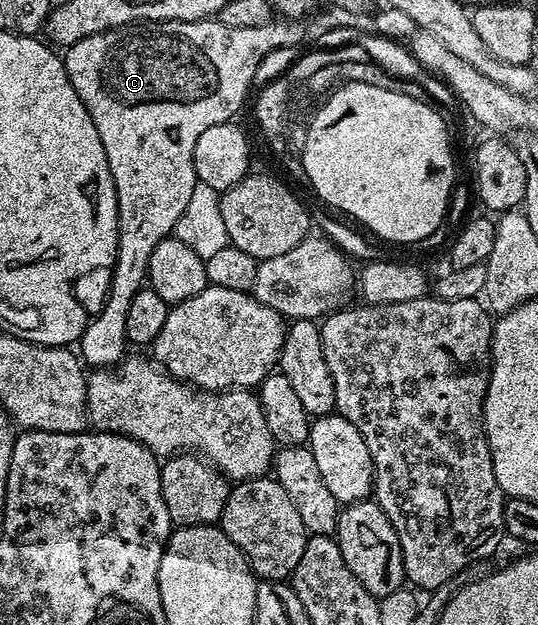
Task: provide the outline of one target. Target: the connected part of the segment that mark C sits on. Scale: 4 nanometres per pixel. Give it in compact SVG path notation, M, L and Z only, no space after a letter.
M218 19L153 21L122 29L107 29L105 33L90 35L67 46L65 53L68 54L62 57L64 70L68 72L70 83L78 99L82 99L90 119L94 119L94 127L98 127L102 147L106 147L106 159L110 163L110 175L116 188L120 224L120 233L116 237L116 259L110 265L112 278L108 281L104 306L94 313L78 342L79 356L89 366L115 367L126 356L129 348L126 311L130 311L134 295L145 288L154 247L158 247L165 237L173 236L190 203L197 183L194 143L198 143L198 135L202 135L206 127L227 125L235 118L232 116L243 107L260 64L275 49L298 44L299 27L295 20L287 19L269 19L265 25L254 27L226 27Z

